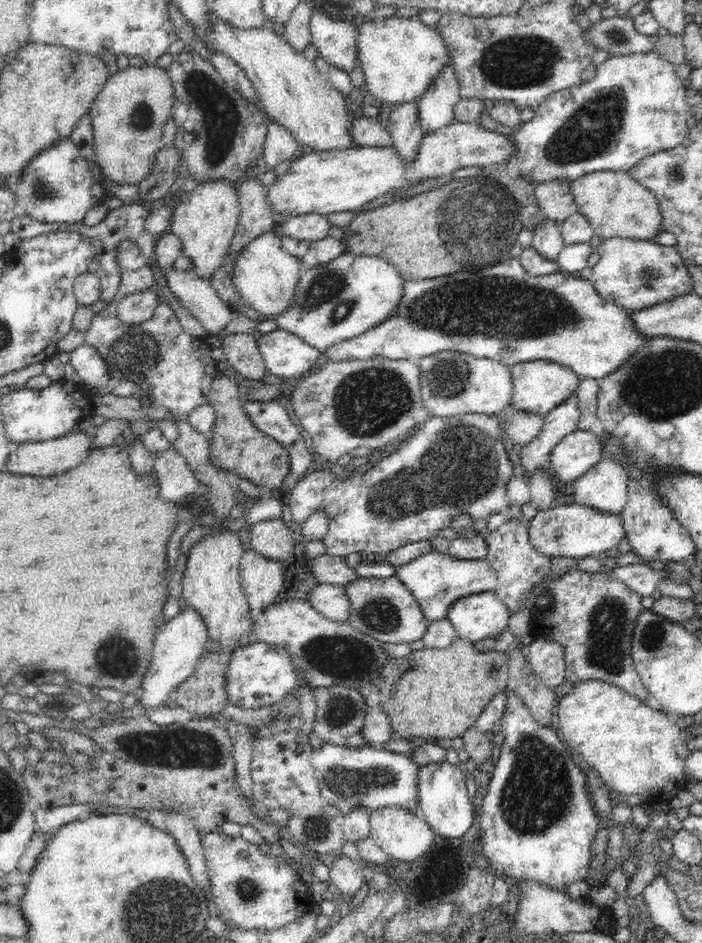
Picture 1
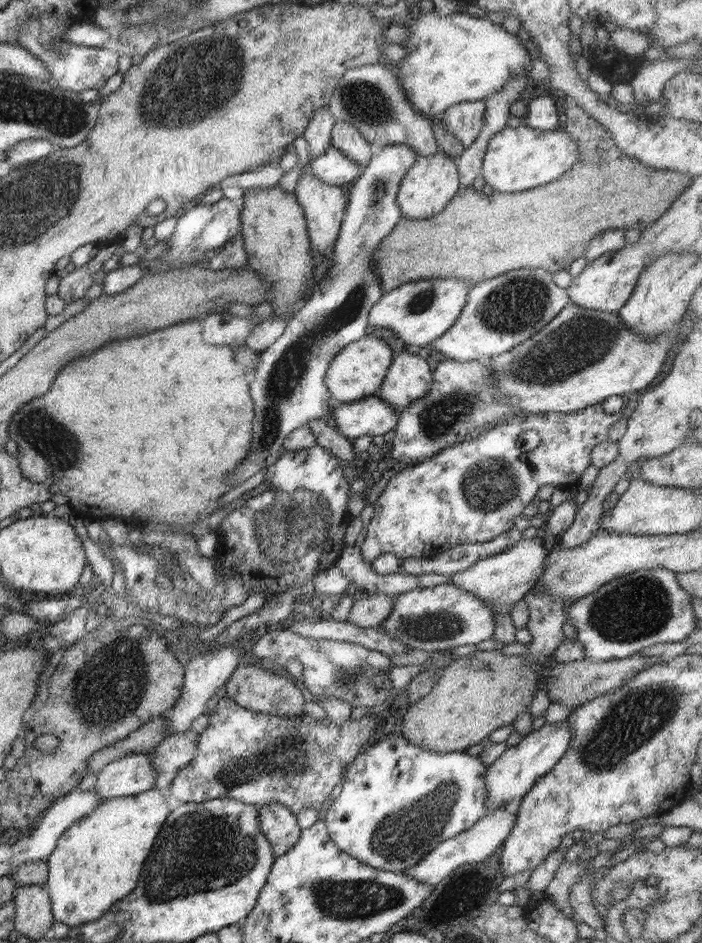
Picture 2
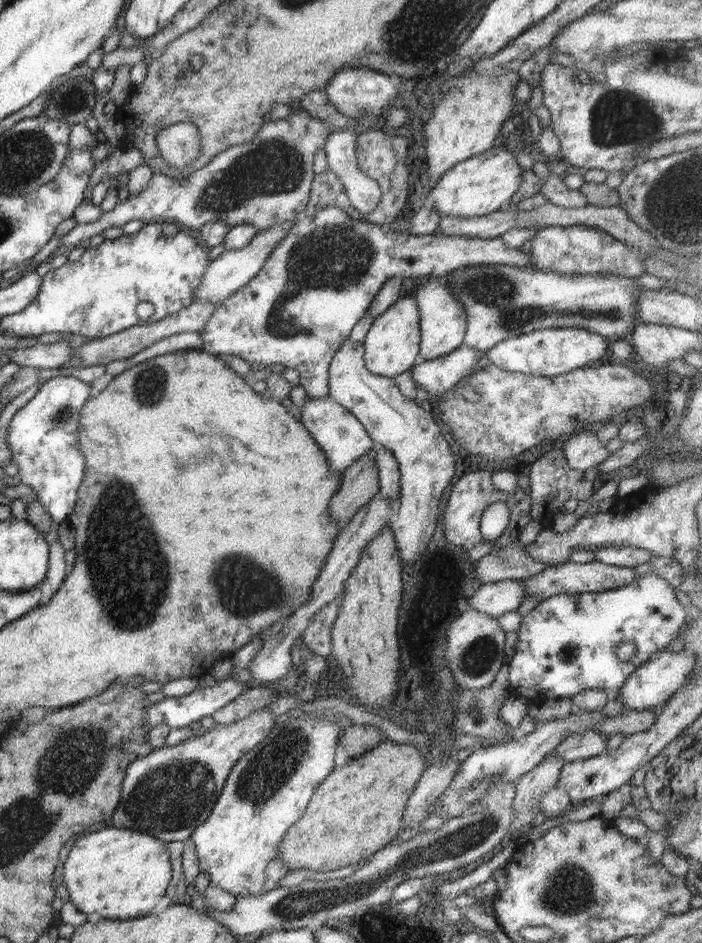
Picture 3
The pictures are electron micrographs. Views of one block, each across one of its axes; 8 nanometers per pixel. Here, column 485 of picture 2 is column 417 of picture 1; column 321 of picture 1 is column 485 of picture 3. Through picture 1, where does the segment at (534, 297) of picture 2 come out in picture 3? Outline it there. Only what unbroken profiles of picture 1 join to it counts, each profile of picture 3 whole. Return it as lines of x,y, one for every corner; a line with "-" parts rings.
546,328
498,342
496,346
485,351
485,362
495,364
508,372
548,377
563,375
600,358
604,359
606,352
608,339
600,334
580,328

